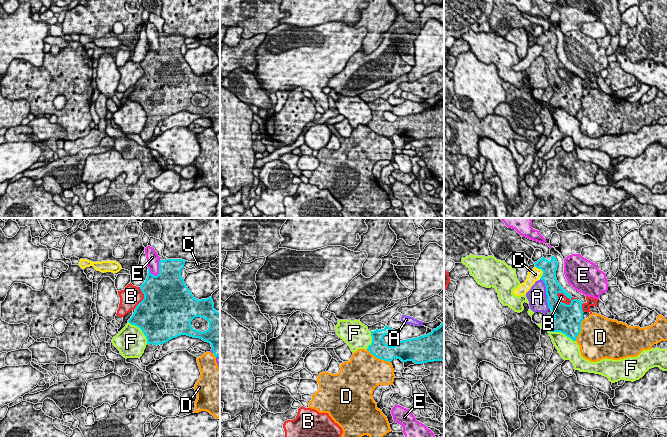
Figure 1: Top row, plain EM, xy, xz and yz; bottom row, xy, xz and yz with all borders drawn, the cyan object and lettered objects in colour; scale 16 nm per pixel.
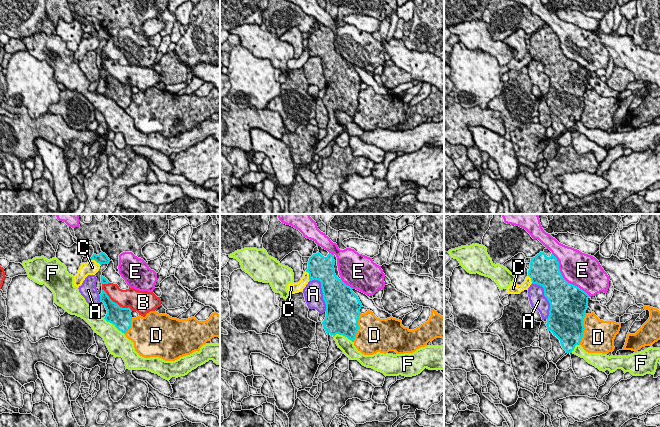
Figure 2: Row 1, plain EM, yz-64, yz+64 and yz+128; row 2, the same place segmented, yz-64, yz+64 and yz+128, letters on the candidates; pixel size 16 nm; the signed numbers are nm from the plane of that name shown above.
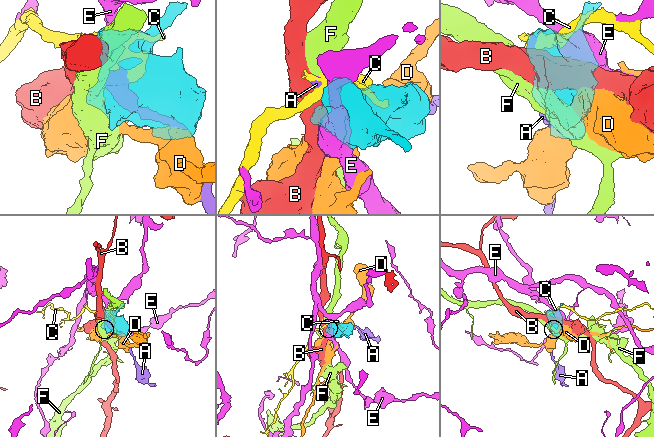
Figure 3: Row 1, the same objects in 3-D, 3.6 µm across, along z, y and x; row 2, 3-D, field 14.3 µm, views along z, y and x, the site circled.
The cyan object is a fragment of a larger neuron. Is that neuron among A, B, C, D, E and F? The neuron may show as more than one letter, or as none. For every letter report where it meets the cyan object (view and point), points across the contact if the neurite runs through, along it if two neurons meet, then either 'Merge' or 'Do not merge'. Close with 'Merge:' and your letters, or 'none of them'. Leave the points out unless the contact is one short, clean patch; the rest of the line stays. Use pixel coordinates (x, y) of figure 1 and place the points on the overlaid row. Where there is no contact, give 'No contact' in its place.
A: Touches cyan at yz (546, 293). Do not merge
B: Touches cyan at yz (567, 297). Do not merge
C: Touches cyan at yz (542, 270). Do not merge
D: Touches cyan at xz (379, 358). Do not merge
E: Touches cyan at xy (159, 268). Do not merge
F: Touches cyan at yz (560, 331). Do not merge
Merge: none of them

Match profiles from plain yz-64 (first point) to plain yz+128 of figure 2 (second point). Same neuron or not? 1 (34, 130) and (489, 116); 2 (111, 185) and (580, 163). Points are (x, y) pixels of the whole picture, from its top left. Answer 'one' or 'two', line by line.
1: one
2: one

